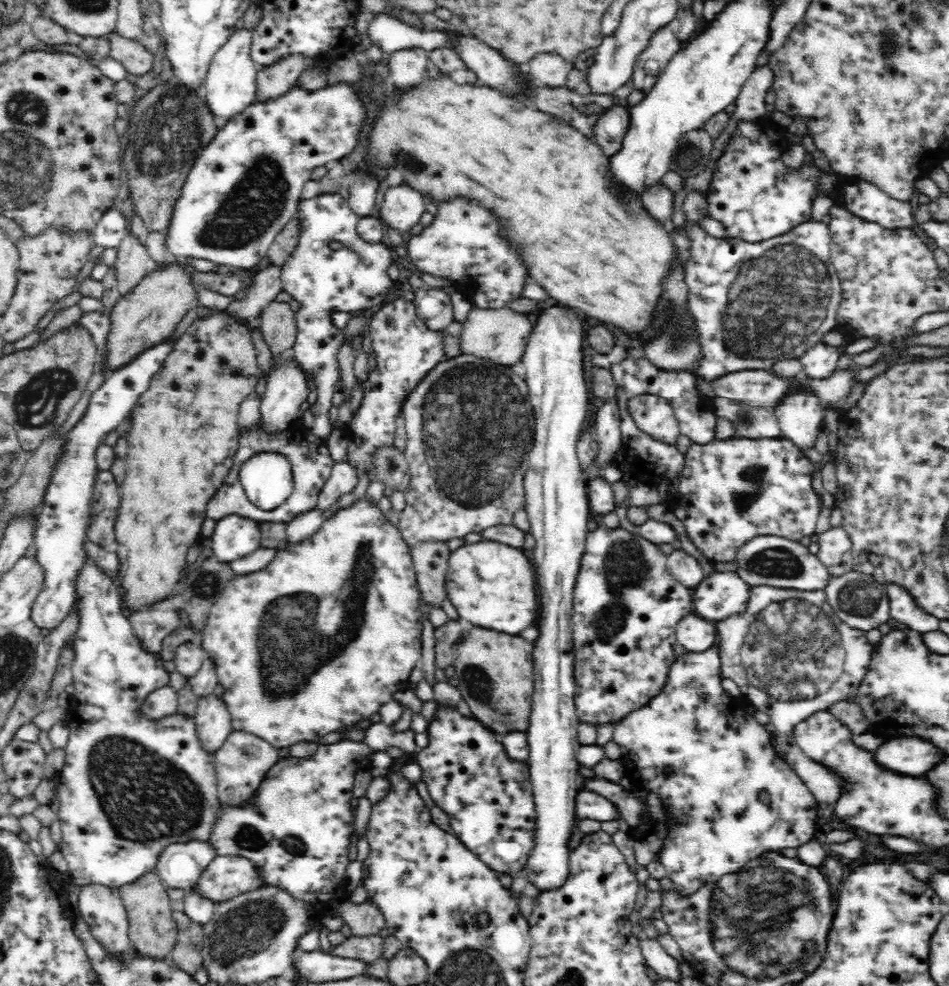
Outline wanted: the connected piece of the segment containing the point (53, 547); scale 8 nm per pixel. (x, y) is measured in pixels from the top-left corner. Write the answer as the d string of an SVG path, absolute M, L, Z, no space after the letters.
M171 334L166 340L136 356L133 362L108 374L104 384L96 392L92 392L84 416L63 438L62 452L56 458L42 502L33 516L31 545L36 550L33 557L44 576L30 618L40 629L51 629L60 624L77 600L76 580L89 560L84 544L89 541L86 530L92 524L94 488L96 476L100 472L97 464L98 448L110 432L114 432L126 418L130 418L132 409L140 401L142 394L149 390L152 378L162 370L175 345L176 338Z

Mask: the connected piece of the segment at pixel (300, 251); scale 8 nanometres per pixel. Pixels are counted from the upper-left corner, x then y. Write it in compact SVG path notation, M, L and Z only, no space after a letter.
M319 193L307 199L301 198L295 214L295 218L299 220L298 244L281 266L283 290L293 297L296 304L297 336L289 355L295 359L301 369L310 373L314 371L312 375L318 386L318 400L315 404L308 405L301 418L308 428L309 435L316 435L325 440L333 429L329 421L329 413L336 382L341 380L338 350L346 340L341 330L333 324L330 314L341 311L354 313L359 310L371 313L372 310L384 305L383 300L394 283L388 276L388 267L395 261L392 257L393 251L390 252L384 244L368 244L359 237L357 222L360 216L350 208L348 202L348 199L342 198L338 193Z

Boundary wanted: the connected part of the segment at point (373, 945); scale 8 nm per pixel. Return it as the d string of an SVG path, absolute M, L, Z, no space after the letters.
M378 936L372 937L350 937L346 942L332 946L329 954L340 958L354 958L362 962L371 963L382 957L384 940Z

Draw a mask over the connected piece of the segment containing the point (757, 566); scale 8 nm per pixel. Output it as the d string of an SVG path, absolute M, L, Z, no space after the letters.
M758 535L740 547L734 563L738 566L740 574L748 578L748 585L784 586L796 590L824 589L830 580L830 571L820 561L817 554L812 554L808 547L799 541L776 535Z

